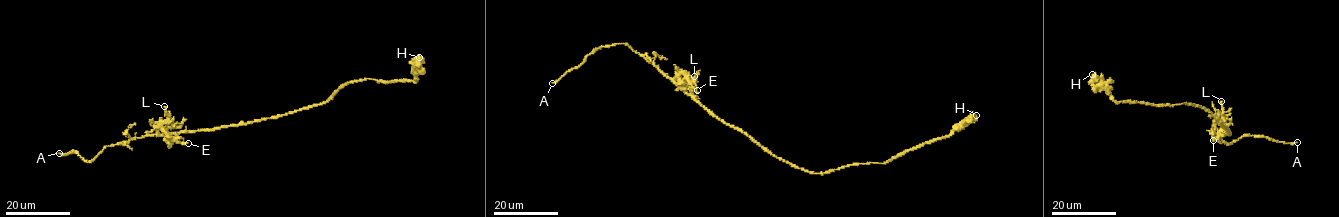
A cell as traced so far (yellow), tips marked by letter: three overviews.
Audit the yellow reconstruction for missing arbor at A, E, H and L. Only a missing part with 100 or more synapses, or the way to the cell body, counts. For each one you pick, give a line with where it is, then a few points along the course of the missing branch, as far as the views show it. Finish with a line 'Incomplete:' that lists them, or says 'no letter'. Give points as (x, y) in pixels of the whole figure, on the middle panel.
A: at (552, 83)
Incomplete: A

